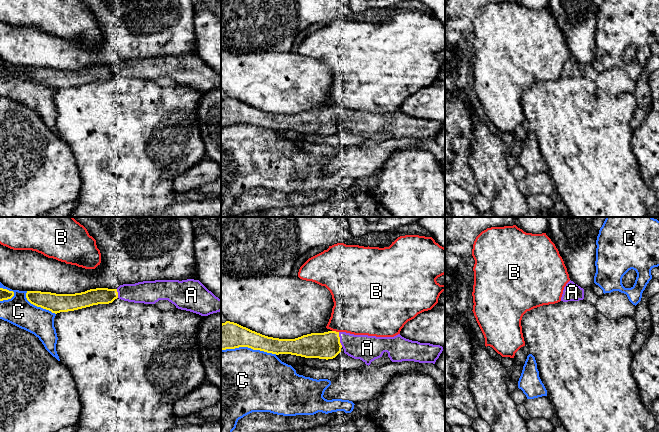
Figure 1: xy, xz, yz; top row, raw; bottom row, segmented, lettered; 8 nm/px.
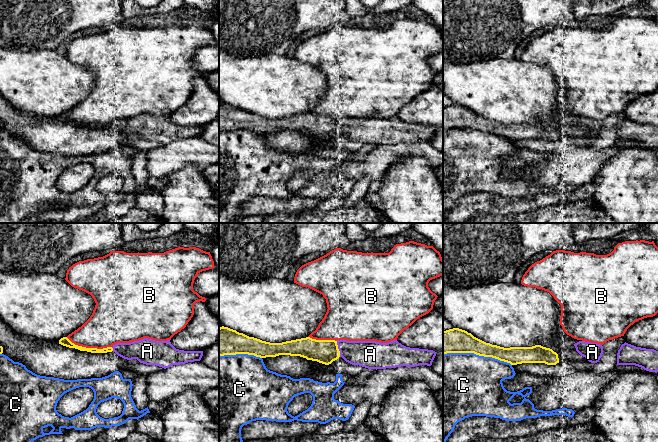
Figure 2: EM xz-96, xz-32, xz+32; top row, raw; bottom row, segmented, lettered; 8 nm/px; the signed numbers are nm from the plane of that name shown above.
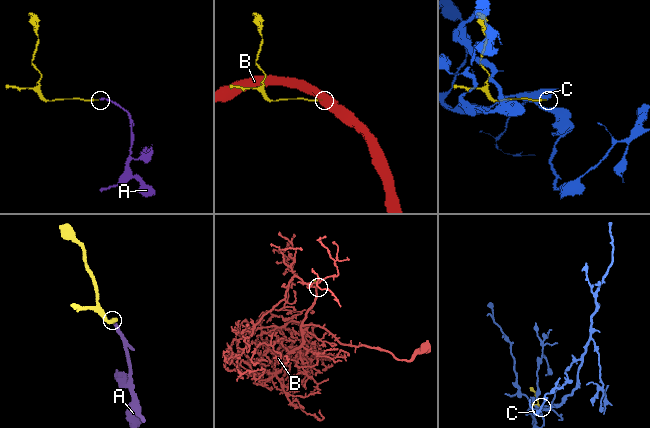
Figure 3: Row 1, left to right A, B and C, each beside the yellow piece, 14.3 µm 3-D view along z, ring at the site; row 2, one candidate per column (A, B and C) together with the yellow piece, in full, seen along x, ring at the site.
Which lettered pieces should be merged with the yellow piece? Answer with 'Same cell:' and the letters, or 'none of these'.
Same cell: A

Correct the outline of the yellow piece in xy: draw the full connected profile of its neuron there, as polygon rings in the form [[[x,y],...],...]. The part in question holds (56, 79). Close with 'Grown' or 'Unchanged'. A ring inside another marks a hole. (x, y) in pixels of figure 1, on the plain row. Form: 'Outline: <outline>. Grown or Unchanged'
Outline: [[[155,56],[135,60],[123,60],[117,65],[96,64],[75,70],[56,70],[51,68],[27,67],[27,76],[52,89],[74,87],[98,80],[109,80],[119,74],[124,77],[144,80],[155,80],[159,76],[168,76],[181,86],[190,87],[201,92],[208,92],[221,87],[221,75],[209,67],[199,56]]]. Grown

